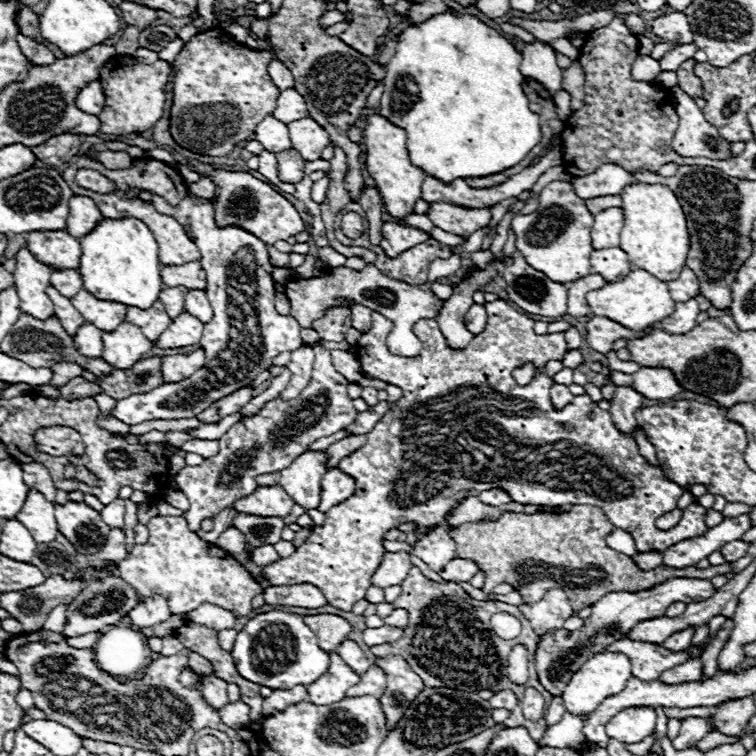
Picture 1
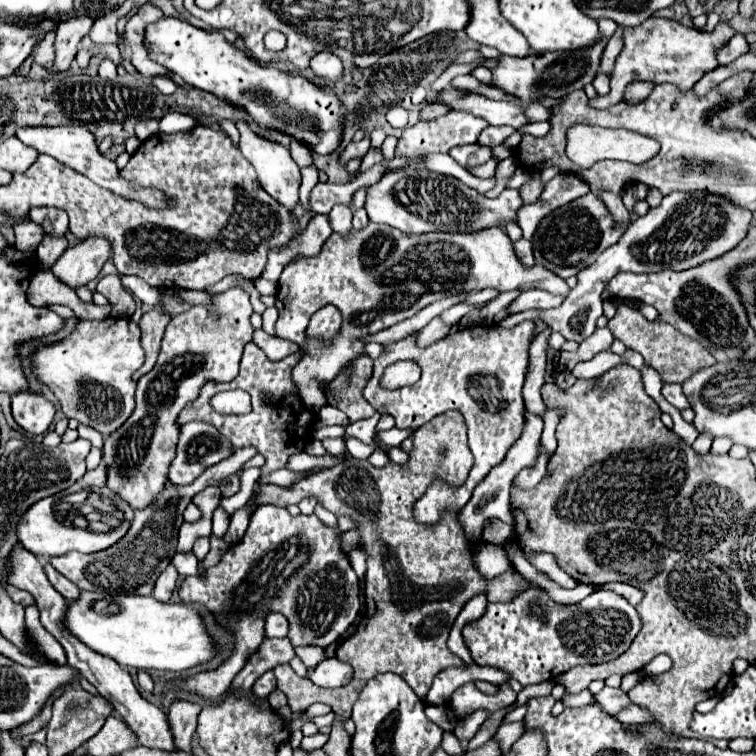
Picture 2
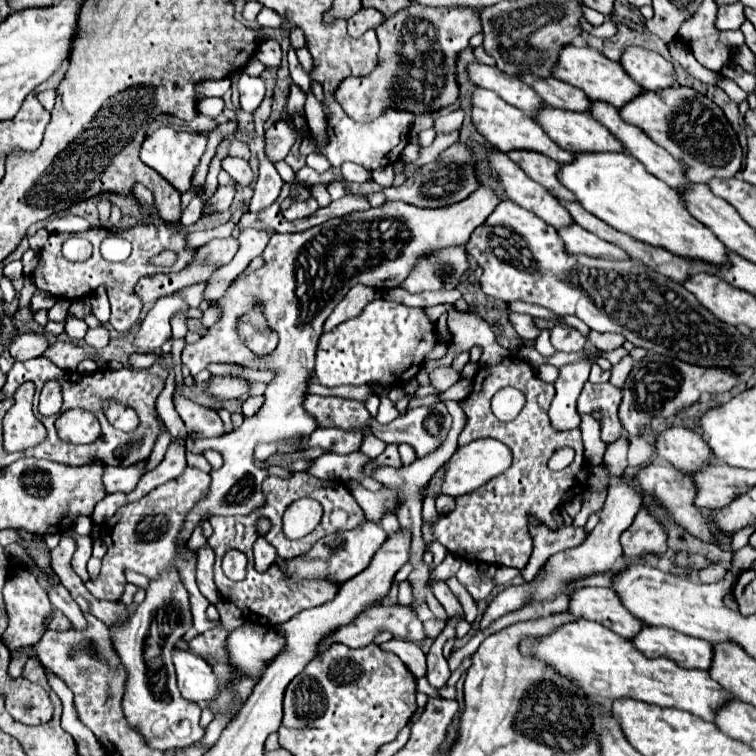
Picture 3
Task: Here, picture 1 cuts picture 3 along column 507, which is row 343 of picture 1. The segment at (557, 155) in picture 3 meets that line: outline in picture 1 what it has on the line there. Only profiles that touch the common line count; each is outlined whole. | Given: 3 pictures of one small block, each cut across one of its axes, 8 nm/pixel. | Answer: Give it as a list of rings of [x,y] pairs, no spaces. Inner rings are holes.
[[[122,322],[112,332],[102,332],[102,358],[114,368],[130,368],[154,344],[134,324]]]

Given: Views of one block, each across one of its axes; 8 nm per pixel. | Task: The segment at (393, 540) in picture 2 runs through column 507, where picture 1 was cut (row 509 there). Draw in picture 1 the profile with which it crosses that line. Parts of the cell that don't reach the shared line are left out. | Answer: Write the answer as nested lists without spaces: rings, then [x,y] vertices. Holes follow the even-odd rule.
[[[574,506],[568,514],[514,514],[506,512],[498,522],[468,522],[452,530],[456,540],[456,556],[472,558],[486,574],[482,592],[492,592],[500,582],[512,584],[526,602],[536,602],[550,588],[566,590],[574,614],[584,606],[596,604],[608,592],[642,592],[678,576],[708,576],[732,574],[732,564],[710,566],[700,570],[692,568],[666,568],[658,566],[642,572],[634,560],[606,546],[606,536],[616,530],[604,512],[596,506]]]

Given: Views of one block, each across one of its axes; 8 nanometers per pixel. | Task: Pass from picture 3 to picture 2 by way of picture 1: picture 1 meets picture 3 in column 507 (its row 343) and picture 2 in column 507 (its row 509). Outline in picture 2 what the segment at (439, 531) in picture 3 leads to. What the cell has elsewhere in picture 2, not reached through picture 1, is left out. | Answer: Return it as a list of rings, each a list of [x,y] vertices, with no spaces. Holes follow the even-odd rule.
[[[522,322],[514,330],[488,332],[486,336],[472,338],[466,330],[458,332],[444,342],[436,342],[428,348],[418,348],[416,332],[404,340],[388,344],[386,354],[374,360],[374,374],[370,384],[364,388],[364,398],[372,402],[376,410],[382,406],[396,420],[396,428],[410,430],[412,434],[400,444],[404,452],[412,450],[412,436],[418,426],[432,420],[446,410],[460,410],[468,424],[468,446],[474,454],[474,466],[462,486],[450,486],[444,480],[434,480],[426,494],[414,504],[414,518],[420,524],[430,524],[430,512],[446,510],[446,496],[472,496],[478,482],[502,462],[512,444],[520,438],[526,424],[526,406],[522,398],[522,386],[528,374],[528,348],[532,334],[536,330],[534,322]],[[399,360],[416,360],[422,368],[422,376],[416,384],[398,390],[386,390],[380,386],[380,378],[386,366]],[[526,582],[526,588],[510,602],[490,602],[476,622],[464,626],[462,636],[476,664],[500,668],[510,678],[516,678],[522,686],[530,686],[544,680],[556,680],[562,672],[574,666],[602,664],[618,658],[628,650],[632,640],[640,632],[640,626],[642,624],[634,606],[628,604],[628,600],[618,596],[616,592],[596,590],[576,606],[570,606],[554,602],[544,588],[534,582]]]

